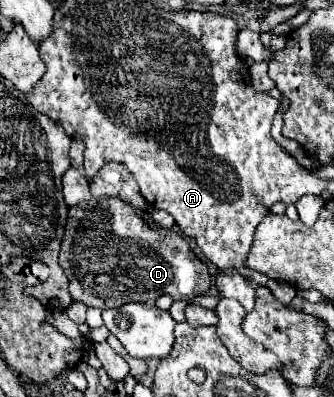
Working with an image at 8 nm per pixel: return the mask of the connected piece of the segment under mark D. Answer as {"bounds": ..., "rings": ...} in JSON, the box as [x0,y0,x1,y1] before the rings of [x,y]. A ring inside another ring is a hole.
{"bounds":[60,199,210,309],"rings":[[[90,199],[70,207],[68,225],[60,249],[60,265],[70,279],[70,295],[74,301],[80,301],[88,307],[114,309],[124,303],[144,303],[154,305],[160,295],[170,295],[174,301],[190,303],[196,295],[202,295],[210,287],[208,267],[188,249],[178,231],[158,227],[152,215],[144,209],[130,207],[120,199]]]}

